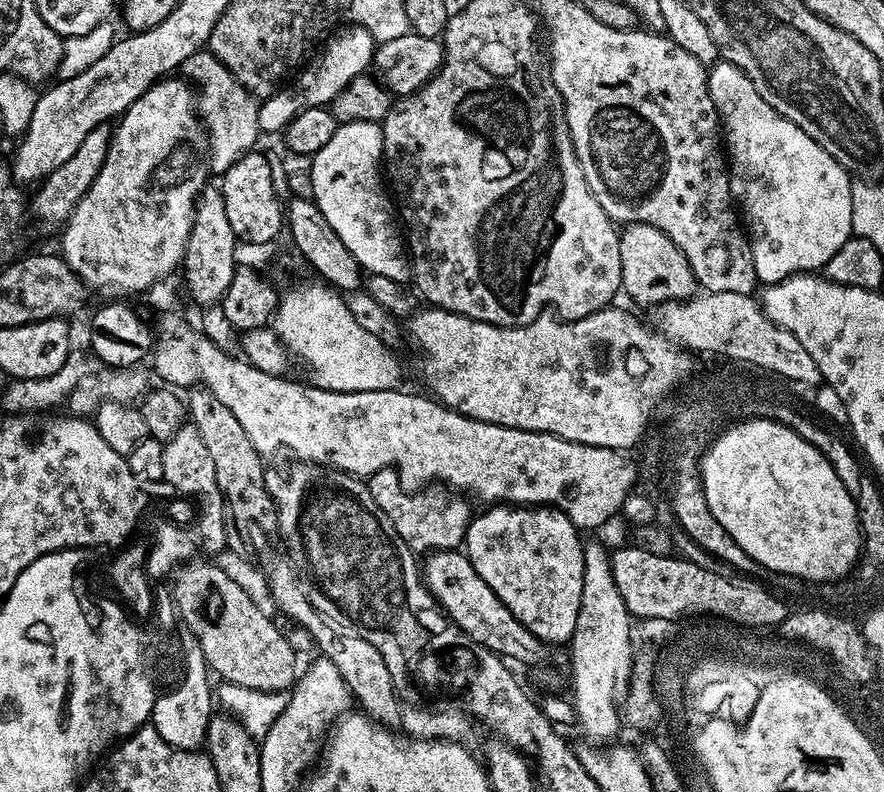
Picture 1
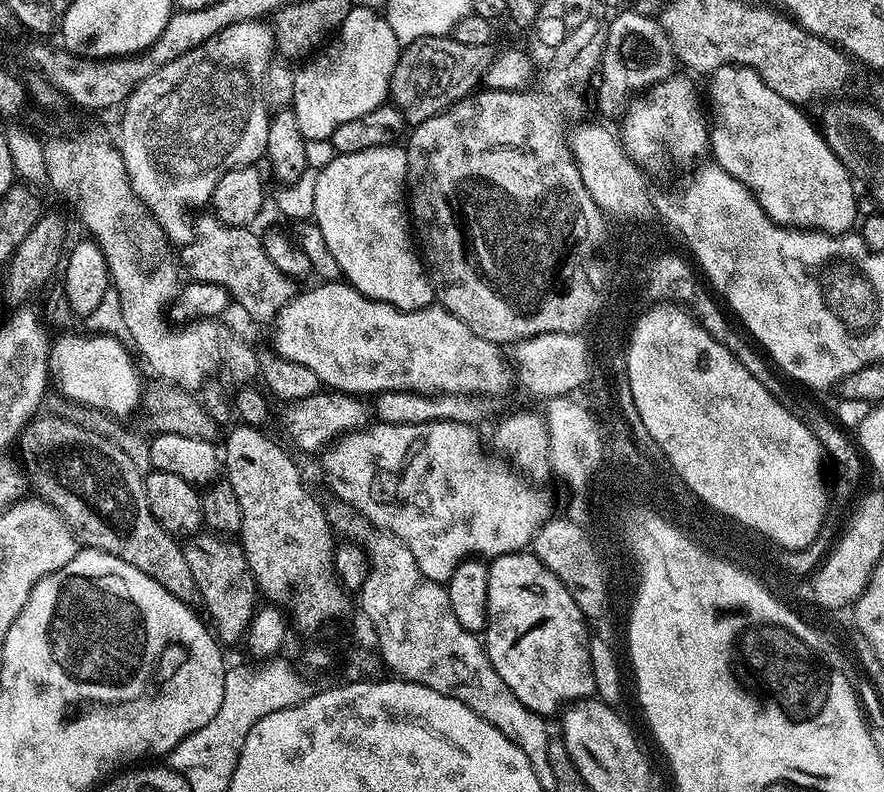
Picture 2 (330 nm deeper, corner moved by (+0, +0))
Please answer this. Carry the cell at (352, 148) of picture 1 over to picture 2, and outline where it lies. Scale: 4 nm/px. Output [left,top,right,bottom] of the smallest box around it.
[312,145,434,312]

